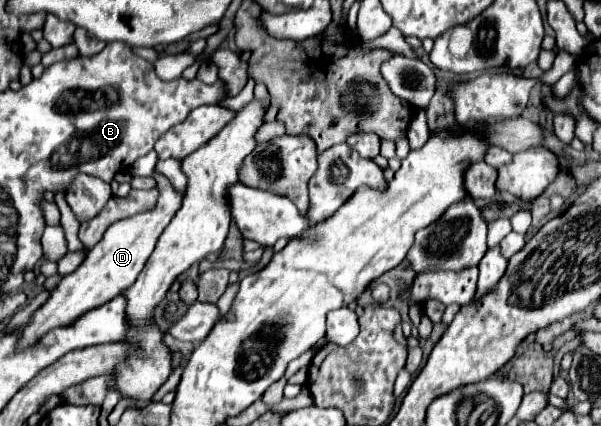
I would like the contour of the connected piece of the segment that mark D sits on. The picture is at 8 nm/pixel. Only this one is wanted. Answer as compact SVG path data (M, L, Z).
M154 170L154 178L160 188L160 198L158 198L156 206L148 212L118 220L104 232L104 238L92 250L88 250L84 262L72 274L64 276L62 282L50 292L48 300L32 314L30 322L20 332L16 350L30 348L48 330L74 324L80 316L84 316L86 312L90 312L94 308L100 308L102 304L110 302L116 296L120 296L124 292L124 288L130 288L136 282L148 256L152 254L152 250L156 246L158 236L170 224L172 216L178 212L180 202L182 202L182 196L178 192L174 192L174 188L166 176L162 176L158 170Z

